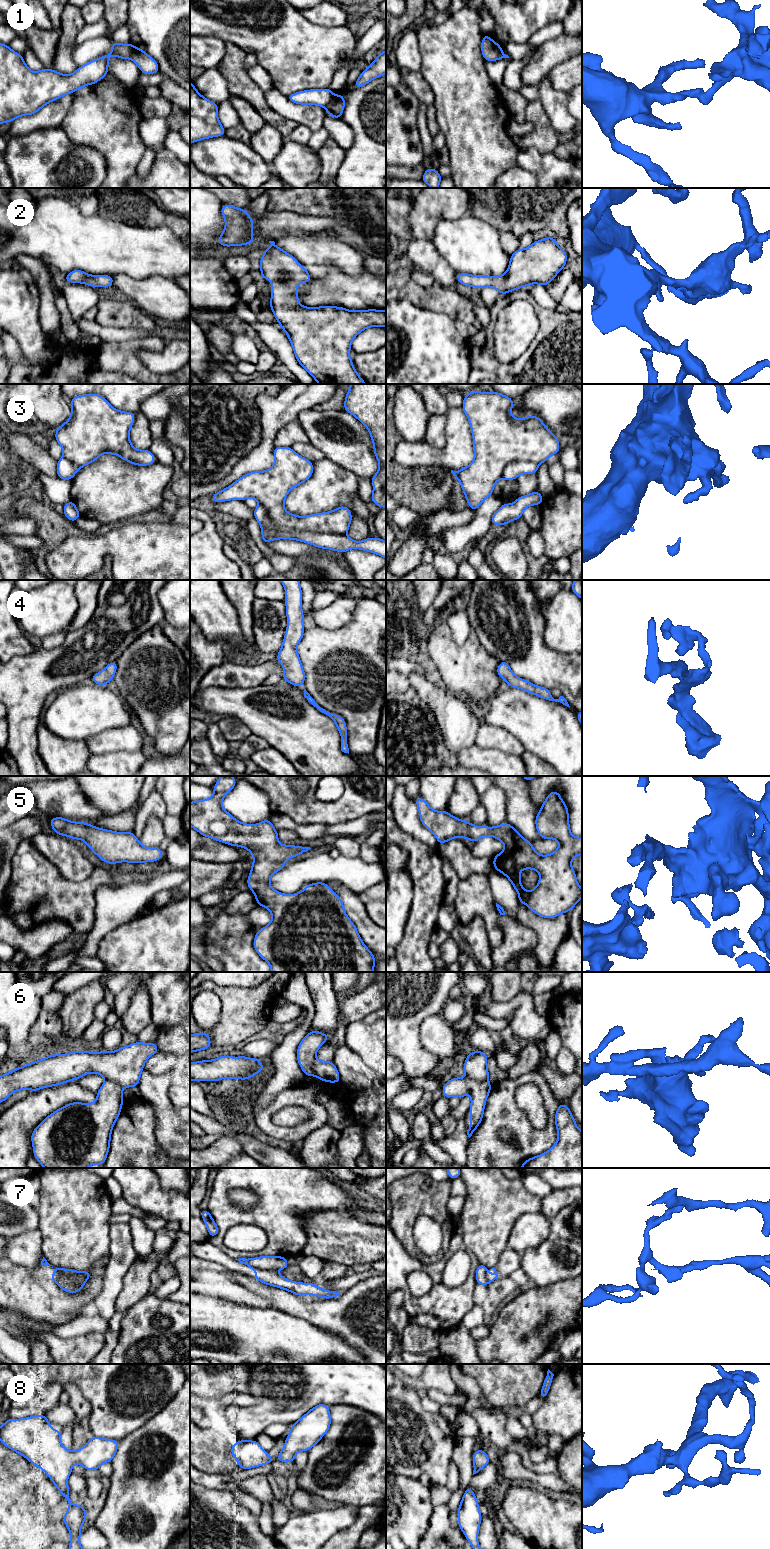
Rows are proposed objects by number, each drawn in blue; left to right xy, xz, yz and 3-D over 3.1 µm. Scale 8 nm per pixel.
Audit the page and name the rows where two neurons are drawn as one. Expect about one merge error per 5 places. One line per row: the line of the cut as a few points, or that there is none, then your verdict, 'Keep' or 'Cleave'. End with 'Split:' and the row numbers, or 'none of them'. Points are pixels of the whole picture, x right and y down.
1: Split along xz (334, 95), (325, 107). Cleave
2: No split. Keep
3: Split along xz (345, 534), (297, 531), (292, 532), (289, 538). Cleave
4: No split. Keep
5: No split. Keep
6: Split along yz (466, 1076), (477, 1081), (487, 1081). Cleave
7: Split along xz (249, 1265), (259, 1269), (274, 1270). Cleave
8: No split. Keep
Split: 1, 3, 6, 7

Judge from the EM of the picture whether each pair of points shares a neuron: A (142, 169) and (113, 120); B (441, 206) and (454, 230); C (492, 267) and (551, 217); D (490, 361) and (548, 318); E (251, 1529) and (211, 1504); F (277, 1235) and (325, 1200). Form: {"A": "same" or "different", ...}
{"A": "different", "B": "different", "C": "different", "D": "same", "E": "same", "F": "same"}

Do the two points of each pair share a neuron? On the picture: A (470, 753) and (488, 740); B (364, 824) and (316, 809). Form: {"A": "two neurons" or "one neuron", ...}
{"A": "two neurons", "B": "two neurons"}

